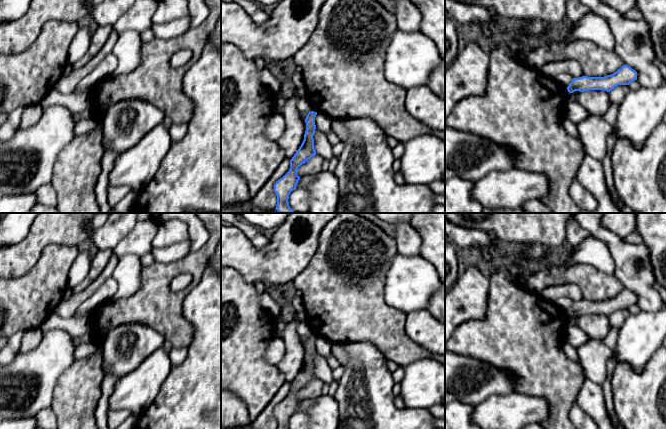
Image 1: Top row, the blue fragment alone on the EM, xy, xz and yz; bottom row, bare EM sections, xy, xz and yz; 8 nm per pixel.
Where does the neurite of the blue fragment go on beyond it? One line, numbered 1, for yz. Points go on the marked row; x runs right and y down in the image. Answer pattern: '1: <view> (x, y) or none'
1: none

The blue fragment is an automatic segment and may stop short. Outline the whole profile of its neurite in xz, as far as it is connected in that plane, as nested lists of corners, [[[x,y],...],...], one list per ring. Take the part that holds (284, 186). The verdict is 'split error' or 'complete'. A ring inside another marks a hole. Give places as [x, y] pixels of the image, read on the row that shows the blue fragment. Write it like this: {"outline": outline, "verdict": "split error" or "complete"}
{"outline": [[[314,111],[307,114],[305,119],[306,131],[304,134],[304,140],[290,160],[289,171],[274,184],[274,192],[277,196],[277,204],[275,209],[279,213],[296,213],[290,208],[288,199],[290,193],[296,189],[296,185],[300,180],[300,177],[297,175],[298,168],[312,156],[316,155],[313,139],[316,129],[316,115],[317,112]]], "verdict": "complete"}

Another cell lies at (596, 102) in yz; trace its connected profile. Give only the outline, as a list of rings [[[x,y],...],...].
[[[604,90],[583,91],[576,95],[569,94],[566,104],[569,102],[577,102],[595,115],[605,113],[612,103],[609,98],[609,92]]]

